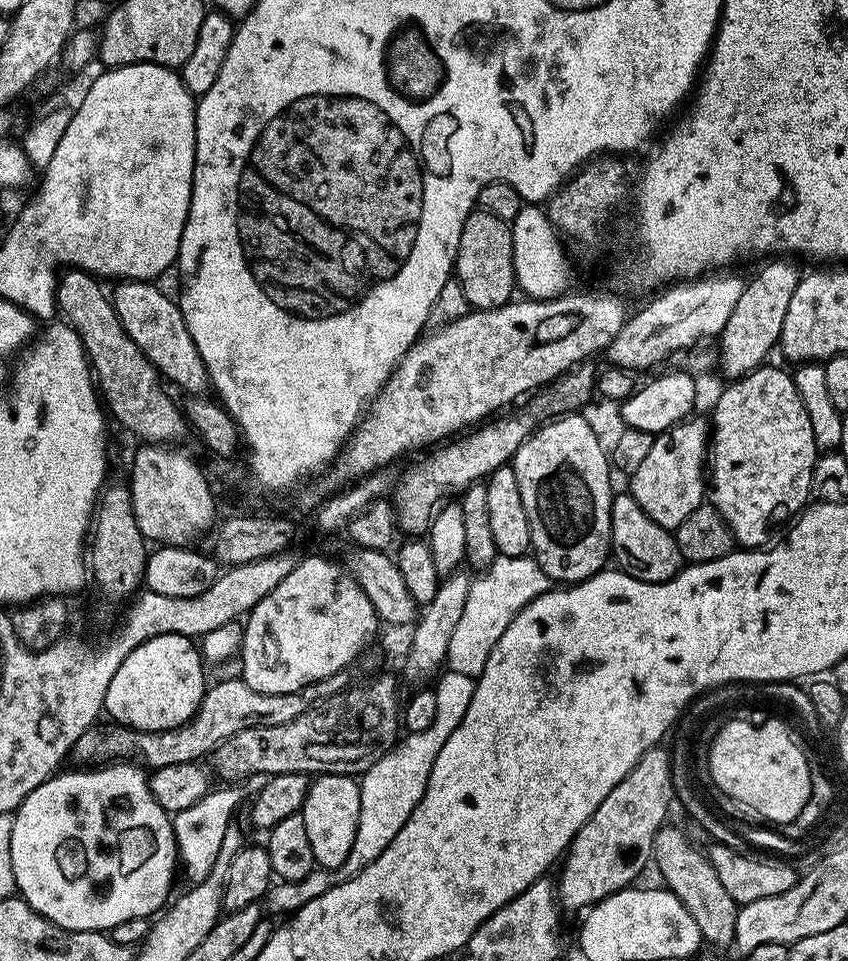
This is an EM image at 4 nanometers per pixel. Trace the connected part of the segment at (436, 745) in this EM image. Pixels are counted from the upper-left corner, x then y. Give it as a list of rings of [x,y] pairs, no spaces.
[[[449,670],[445,671],[436,682],[434,691],[438,698],[438,706],[435,707],[434,722],[430,722],[426,730],[407,733],[399,741],[400,752],[388,751],[381,760],[374,762],[374,766],[367,768],[359,777],[358,834],[354,834],[354,846],[350,849],[346,862],[335,871],[313,870],[308,877],[298,882],[282,880],[273,883],[266,897],[266,908],[268,904],[270,911],[294,913],[302,906],[306,906],[306,902],[314,902],[314,898],[326,894],[326,890],[330,890],[337,881],[357,876],[362,869],[370,866],[370,862],[374,862],[374,858],[378,858],[378,854],[382,854],[382,850],[386,850],[386,846],[390,846],[390,842],[394,842],[394,834],[398,834],[398,830],[406,826],[406,818],[410,818],[414,806],[418,806],[420,799],[429,791],[430,781],[434,776],[434,758],[438,758],[438,750],[446,746],[446,738],[450,738],[450,734],[458,730],[462,718],[466,718],[466,710],[470,710],[470,701],[474,698],[476,689],[475,679]]]

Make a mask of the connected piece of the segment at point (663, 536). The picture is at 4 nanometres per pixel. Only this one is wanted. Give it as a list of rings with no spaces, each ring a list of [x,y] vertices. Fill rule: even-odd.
[[[617,491],[613,495],[610,506],[610,534],[611,559],[614,564],[616,560],[615,567],[630,574],[630,578],[638,578],[647,584],[661,584],[674,578],[685,563],[684,555],[678,550],[675,535],[648,517],[642,506],[638,506],[638,502],[632,497],[631,491]]]

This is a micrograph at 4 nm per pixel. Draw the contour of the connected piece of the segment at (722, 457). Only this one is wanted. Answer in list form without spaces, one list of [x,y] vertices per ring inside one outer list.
[[[761,366],[731,381],[717,398],[716,409],[710,415],[710,503],[732,532],[733,541],[744,550],[767,545],[768,535],[783,520],[791,521],[809,503],[810,478],[818,455],[806,406],[798,398],[791,375],[780,368],[768,367]]]

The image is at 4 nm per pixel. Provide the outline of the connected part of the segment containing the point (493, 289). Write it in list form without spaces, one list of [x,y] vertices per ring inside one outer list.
[[[472,211],[462,226],[462,238],[458,238],[454,278],[466,294],[469,309],[486,312],[509,303],[512,292],[517,291],[511,223],[489,212]]]

